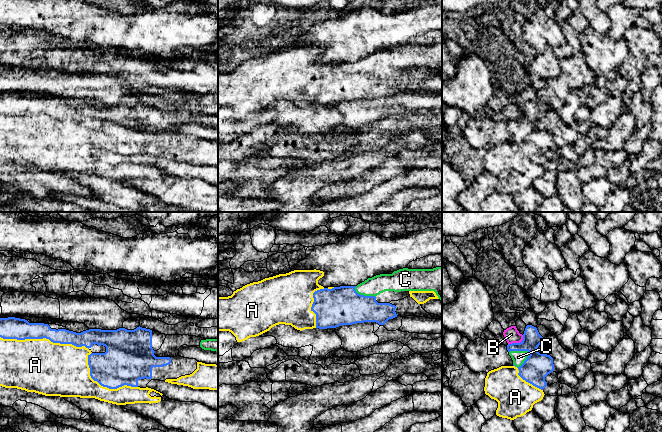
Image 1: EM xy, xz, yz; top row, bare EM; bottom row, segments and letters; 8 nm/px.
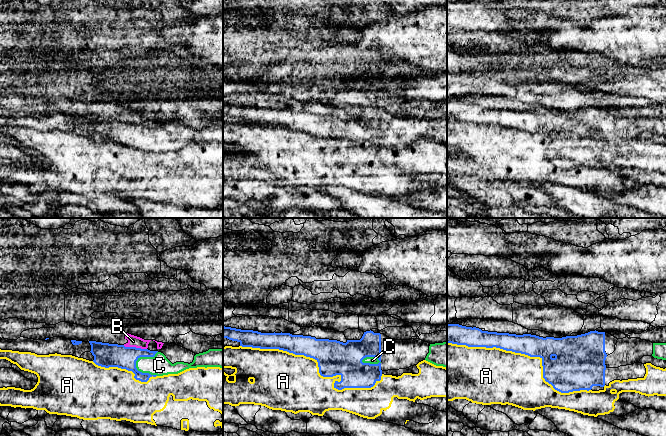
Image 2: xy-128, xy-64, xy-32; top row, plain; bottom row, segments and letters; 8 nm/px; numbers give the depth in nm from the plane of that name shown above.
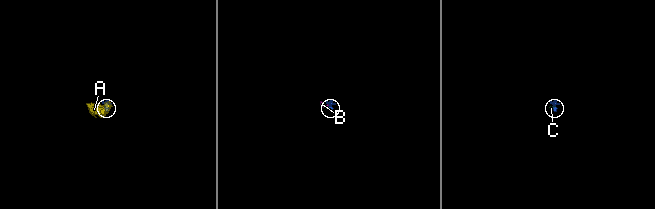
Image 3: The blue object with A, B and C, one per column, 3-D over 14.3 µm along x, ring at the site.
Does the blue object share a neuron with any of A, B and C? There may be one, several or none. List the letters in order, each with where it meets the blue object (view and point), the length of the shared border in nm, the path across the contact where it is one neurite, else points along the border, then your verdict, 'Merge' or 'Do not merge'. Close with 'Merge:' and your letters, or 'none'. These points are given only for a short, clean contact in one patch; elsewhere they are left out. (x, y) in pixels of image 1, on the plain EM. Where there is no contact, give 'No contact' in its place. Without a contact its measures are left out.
A: Touches blue at xy (44, 113). Shared border 700 nm. Do not merge
B: Touches blue at yz (517, 119). Shared border 150 nm. Boundary: yz (523, 111), (519, 118), (508, 120). Do not merge
C: Touches blue at yz (520, 126). Shared border 180 nm. Path across: yz (537, 142), (527, 127), (520, 126), (518, 133). Merge
Merge: C

